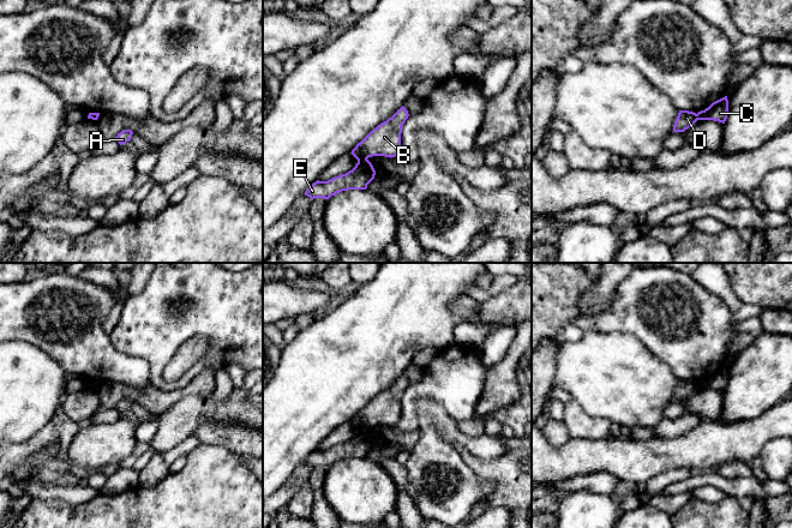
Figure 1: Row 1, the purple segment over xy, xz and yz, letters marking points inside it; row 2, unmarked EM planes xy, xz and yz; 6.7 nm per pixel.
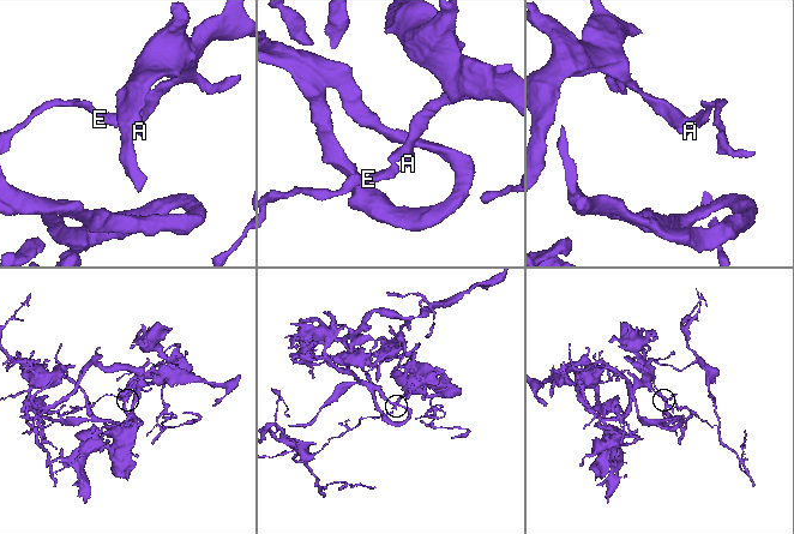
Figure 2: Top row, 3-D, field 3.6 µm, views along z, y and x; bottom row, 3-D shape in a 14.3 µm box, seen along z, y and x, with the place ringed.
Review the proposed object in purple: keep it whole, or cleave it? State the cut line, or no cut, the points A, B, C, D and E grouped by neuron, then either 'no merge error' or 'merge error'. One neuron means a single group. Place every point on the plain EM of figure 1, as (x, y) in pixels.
cut in xz along (366, 426), (358, 430); A B D / C E; merge error

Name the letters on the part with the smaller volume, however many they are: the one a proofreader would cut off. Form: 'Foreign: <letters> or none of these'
Foreign: C, E

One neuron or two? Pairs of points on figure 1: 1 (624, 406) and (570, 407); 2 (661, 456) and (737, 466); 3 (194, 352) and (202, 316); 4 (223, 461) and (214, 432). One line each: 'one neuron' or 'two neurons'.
1: two neurons
2: two neurons
3: two neurons
4: two neurons

